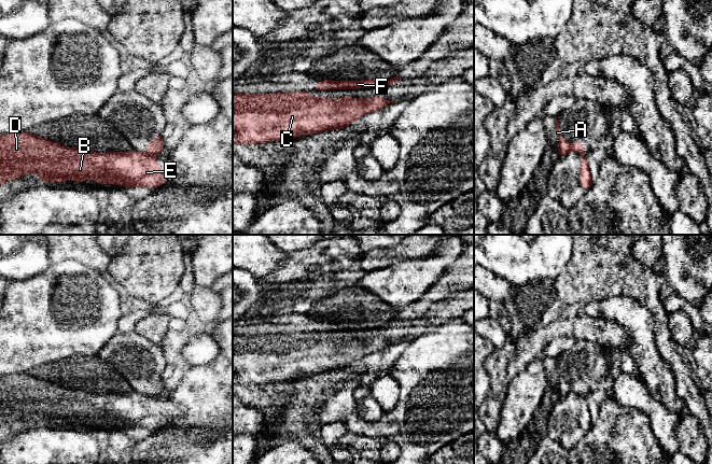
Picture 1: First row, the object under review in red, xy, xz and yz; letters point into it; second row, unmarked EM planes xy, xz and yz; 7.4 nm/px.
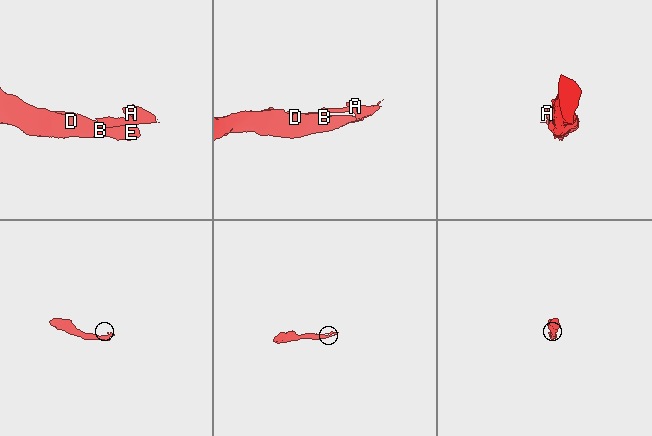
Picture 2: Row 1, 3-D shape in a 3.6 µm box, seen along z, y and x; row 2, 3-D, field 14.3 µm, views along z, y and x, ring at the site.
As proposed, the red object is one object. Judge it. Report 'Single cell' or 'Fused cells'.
Fused cells

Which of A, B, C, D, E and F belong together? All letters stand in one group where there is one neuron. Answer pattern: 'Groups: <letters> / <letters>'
Groups: A F / B C D E

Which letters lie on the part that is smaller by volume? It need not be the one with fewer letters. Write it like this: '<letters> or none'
A, F

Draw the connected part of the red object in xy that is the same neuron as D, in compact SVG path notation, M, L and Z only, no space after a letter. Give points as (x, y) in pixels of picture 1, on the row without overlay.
M30 374L0 376L0 426L27 414L40 418L40 424L61 424L65 421L81 424L92 420L99 425L157 428L166 422L166 417L156 400L135 391L120 394L96 394L64 388Z

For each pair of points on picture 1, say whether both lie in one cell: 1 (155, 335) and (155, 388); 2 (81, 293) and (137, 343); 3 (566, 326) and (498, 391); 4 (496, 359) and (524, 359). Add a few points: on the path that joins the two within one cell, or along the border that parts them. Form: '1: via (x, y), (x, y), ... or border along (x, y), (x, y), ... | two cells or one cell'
1: border along (134, 331), (147, 339) | two cells
2: border along (117, 331), (100, 350) | two cells
3: via (542, 336), (525, 350), (511, 351), (498, 367) | one cell
4: via (502, 355), (517, 354) | one cell

